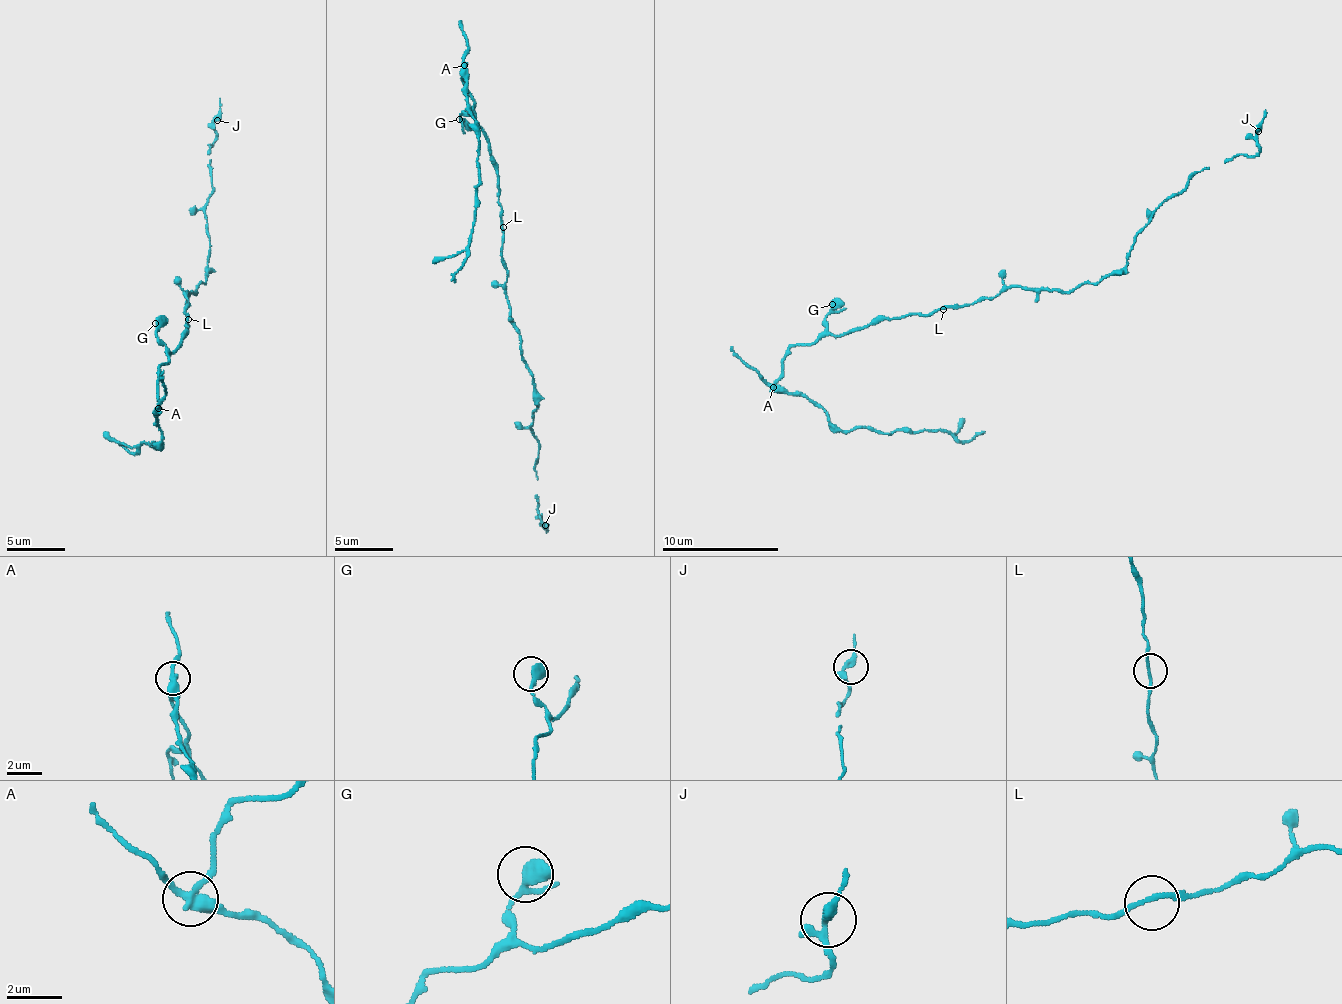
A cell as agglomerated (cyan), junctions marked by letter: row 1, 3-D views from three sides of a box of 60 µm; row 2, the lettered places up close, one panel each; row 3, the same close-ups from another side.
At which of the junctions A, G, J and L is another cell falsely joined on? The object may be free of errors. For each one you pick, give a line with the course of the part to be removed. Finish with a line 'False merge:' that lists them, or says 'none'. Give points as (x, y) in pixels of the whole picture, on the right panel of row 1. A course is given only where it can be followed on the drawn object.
A: course (773, 386), (802, 392), (841, 430), (942, 429), (962, 440), (984, 430)
False merge: A

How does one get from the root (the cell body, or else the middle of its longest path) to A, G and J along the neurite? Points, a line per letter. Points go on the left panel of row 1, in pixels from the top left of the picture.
A: (188, 316), (185, 326), (189, 331), (159, 369), (158, 408)
G: (188, 316), (185, 326), (189, 331), (175, 351), (170, 352), (156, 335), (155, 323)
J: (188, 316), (184, 294), (197, 294), (207, 277), (208, 147), (218, 119)

